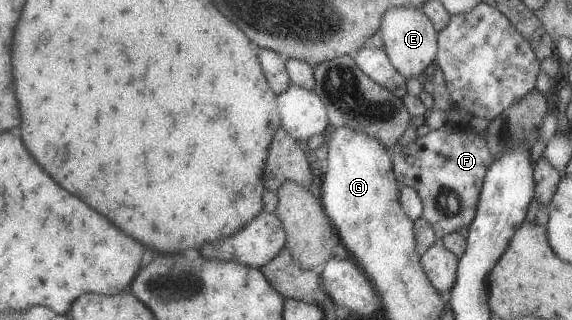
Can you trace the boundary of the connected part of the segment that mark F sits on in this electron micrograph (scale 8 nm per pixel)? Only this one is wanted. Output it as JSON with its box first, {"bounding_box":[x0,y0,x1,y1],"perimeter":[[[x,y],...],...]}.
{"bounding_box":[388,122,494,242],"perimeter":[[[451,122],[431,130],[425,136],[418,137],[415,142],[406,146],[400,146],[397,143],[388,149],[398,182],[410,186],[420,195],[423,202],[423,217],[435,230],[438,242],[446,234],[460,231],[474,220],[484,177],[494,161],[487,140],[481,138],[478,133],[468,132],[464,126],[465,124]]]}

